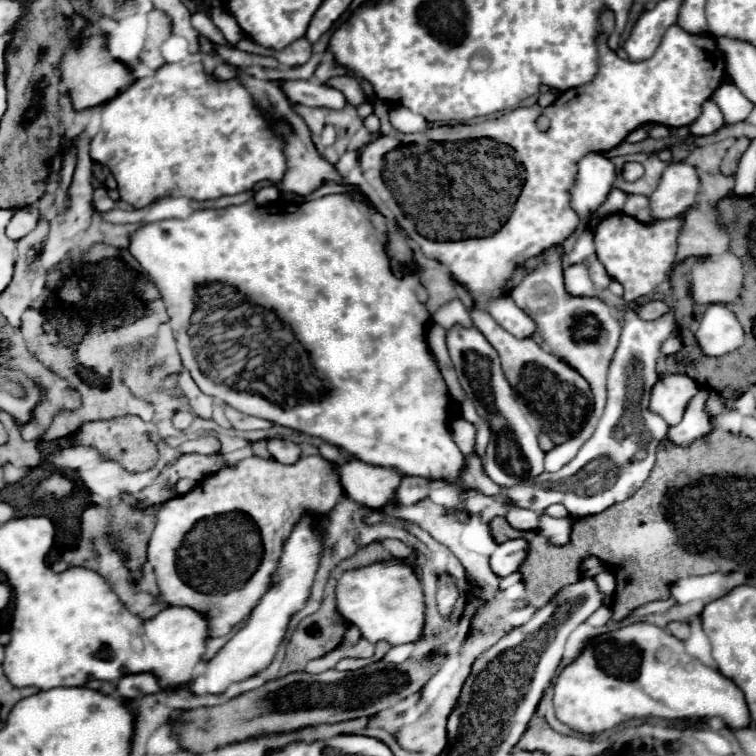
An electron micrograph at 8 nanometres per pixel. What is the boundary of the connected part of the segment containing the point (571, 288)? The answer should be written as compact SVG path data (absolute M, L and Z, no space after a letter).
M573 265L565 269L565 291L573 297L595 297L595 285L589 277L589 265Z

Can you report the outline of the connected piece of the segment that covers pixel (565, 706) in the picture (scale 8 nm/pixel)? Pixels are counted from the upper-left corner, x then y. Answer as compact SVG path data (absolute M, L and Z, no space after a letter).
M637 621L587 641L581 655L559 673L555 681L553 707L561 723L565 723L577 733L591 737L611 731L613 727L629 719L647 719L647 717L661 717L661 719L719 717L735 729L749 725L749 709L745 707L741 689L733 681L725 679L719 671L709 669L699 659L687 655L683 641L679 641L667 629L661 629L647 621Z

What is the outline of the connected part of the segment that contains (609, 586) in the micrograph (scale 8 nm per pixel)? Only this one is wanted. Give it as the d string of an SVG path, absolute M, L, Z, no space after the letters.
M603 571L603 573L595 575L593 579L595 579L599 591L603 593L603 605L609 605L611 597L615 593L615 577L613 577L613 573L611 571Z

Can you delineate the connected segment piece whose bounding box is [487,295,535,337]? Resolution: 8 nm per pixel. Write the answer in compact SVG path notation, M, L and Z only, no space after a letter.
M503 295L501 299L489 303L487 311L501 327L505 327L515 337L529 337L535 331L535 321L525 311L521 311L509 295Z

